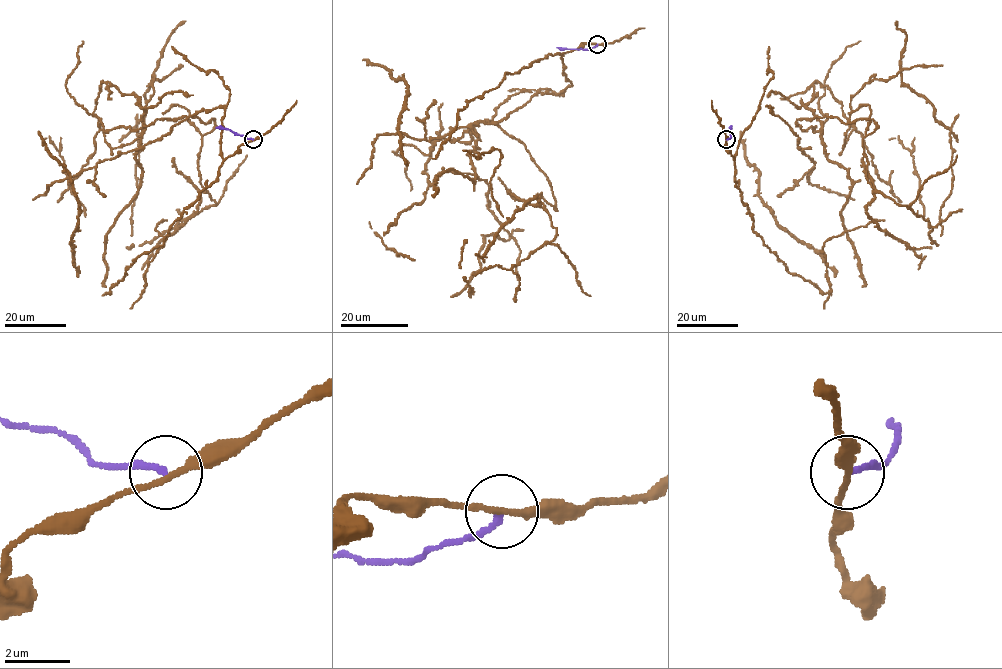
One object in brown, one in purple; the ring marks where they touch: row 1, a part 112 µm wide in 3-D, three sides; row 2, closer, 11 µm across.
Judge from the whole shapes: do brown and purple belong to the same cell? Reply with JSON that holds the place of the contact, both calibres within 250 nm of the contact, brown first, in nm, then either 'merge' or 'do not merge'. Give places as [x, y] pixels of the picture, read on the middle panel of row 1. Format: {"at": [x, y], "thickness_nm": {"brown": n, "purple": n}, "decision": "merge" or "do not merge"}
{"at": [597, 44], "thickness_nm": {"brown": 190, "purple": 180}, "decision": "do not merge"}

